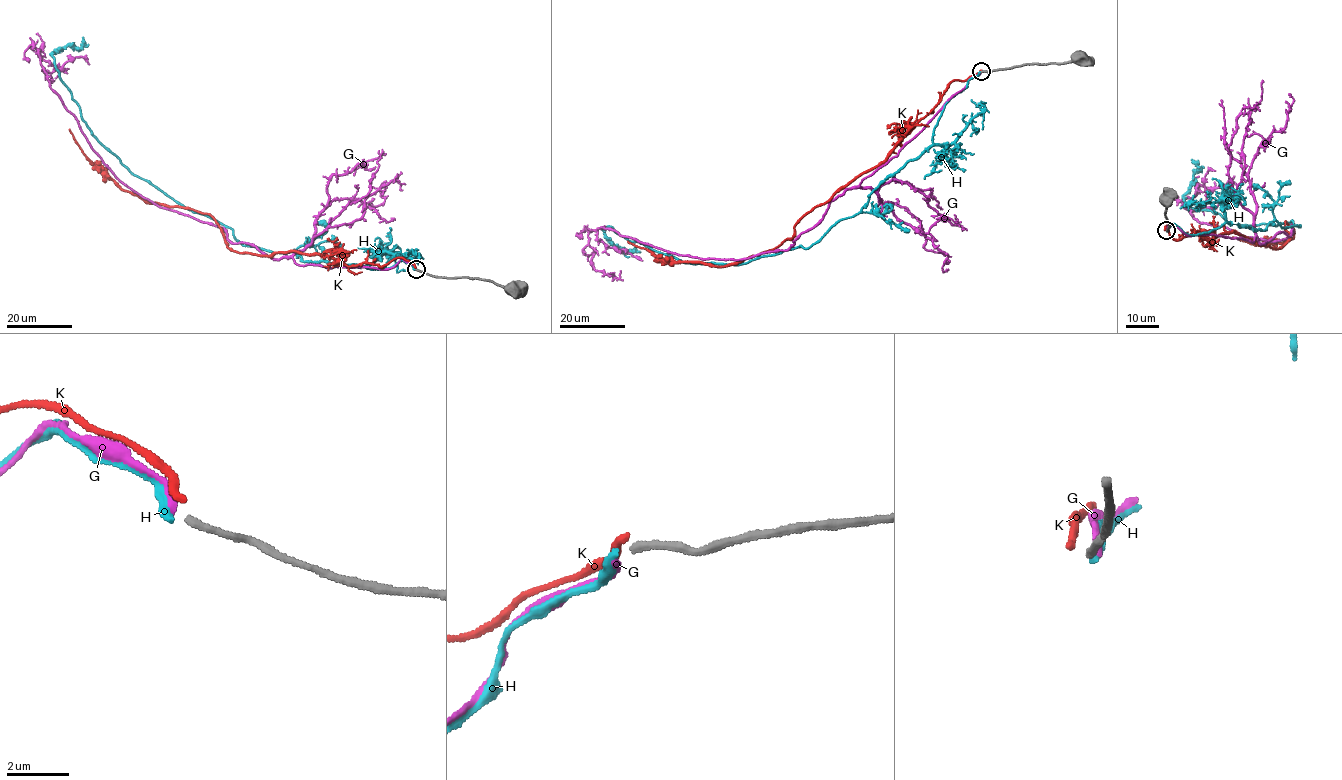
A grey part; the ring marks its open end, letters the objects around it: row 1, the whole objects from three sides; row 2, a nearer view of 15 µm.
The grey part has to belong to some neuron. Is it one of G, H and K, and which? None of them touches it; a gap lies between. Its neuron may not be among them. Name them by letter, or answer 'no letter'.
no letter

